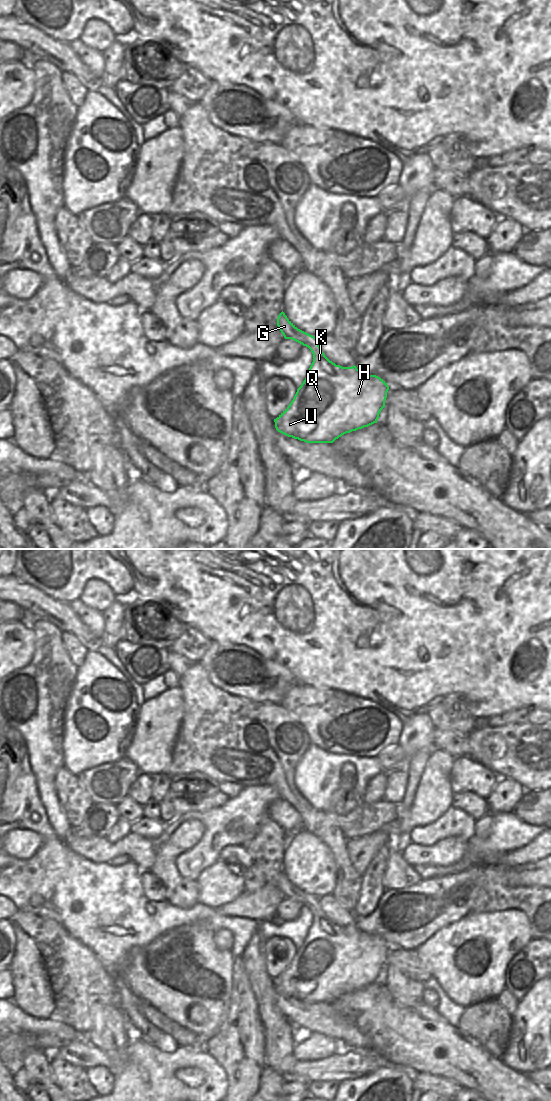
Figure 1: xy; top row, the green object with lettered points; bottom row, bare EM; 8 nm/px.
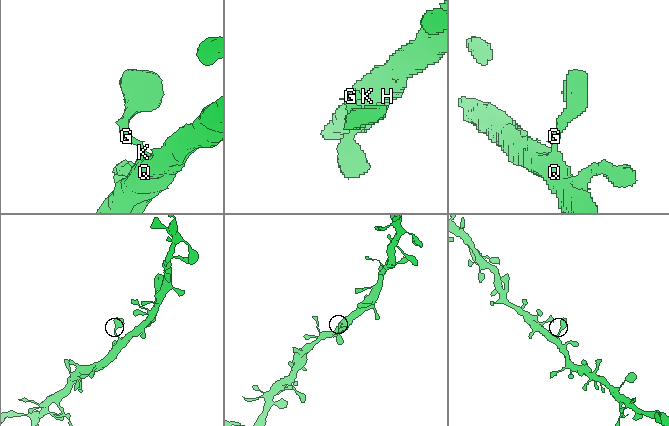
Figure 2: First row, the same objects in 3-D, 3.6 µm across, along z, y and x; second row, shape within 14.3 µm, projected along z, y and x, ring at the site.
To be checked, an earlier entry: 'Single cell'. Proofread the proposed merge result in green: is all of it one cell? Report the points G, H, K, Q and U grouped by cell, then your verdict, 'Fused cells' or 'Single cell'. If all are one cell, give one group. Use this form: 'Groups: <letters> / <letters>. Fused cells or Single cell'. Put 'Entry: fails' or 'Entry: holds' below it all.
Groups: G H K Q U. Single cell.
Entry: holds

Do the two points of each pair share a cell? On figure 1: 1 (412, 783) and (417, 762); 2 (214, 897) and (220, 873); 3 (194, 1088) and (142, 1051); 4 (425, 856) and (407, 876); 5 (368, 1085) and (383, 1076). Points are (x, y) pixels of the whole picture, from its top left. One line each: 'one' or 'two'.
1: one
2: one
3: two
4: two
5: one

